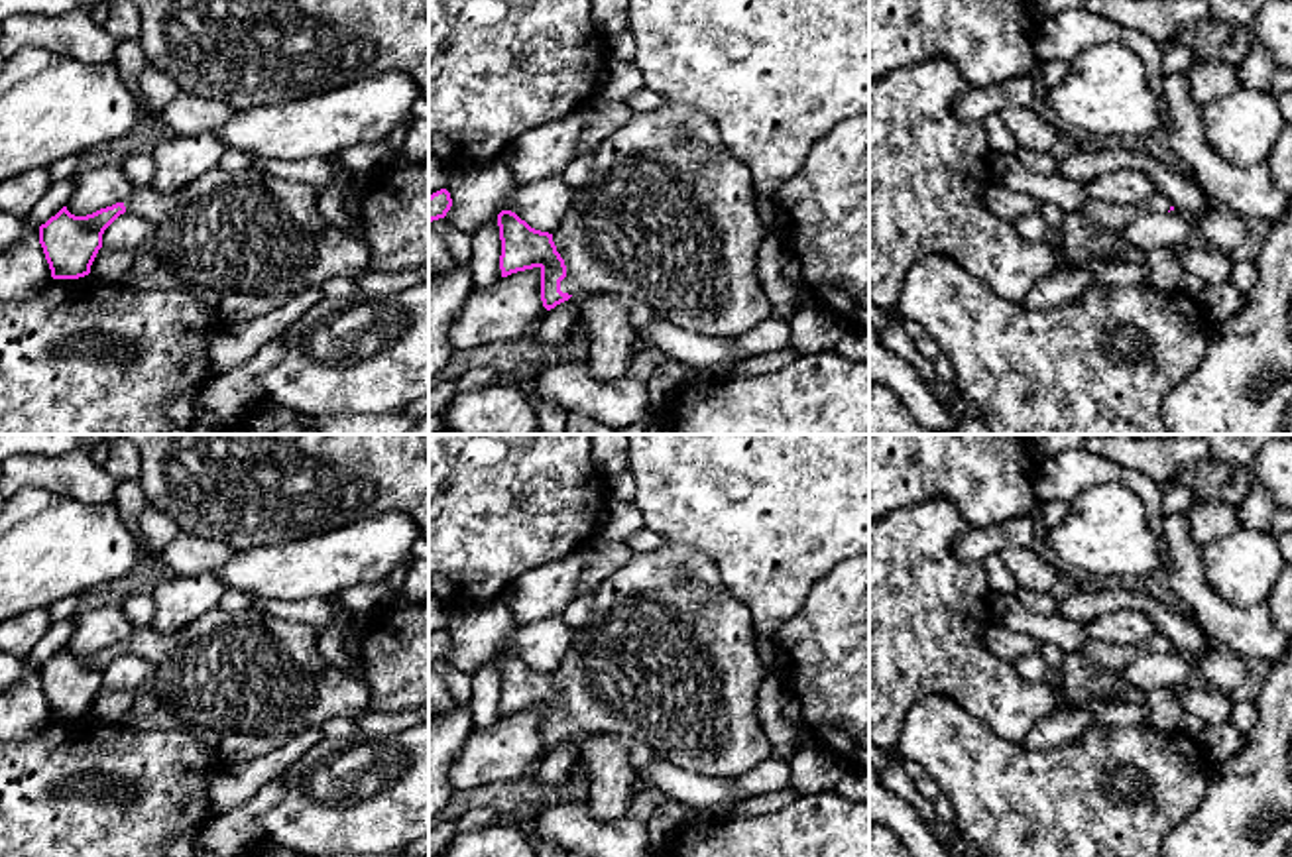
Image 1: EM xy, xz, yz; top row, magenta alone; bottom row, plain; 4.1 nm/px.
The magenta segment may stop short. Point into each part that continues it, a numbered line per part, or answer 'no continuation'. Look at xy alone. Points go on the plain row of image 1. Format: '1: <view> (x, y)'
1: xy (252, 673)

